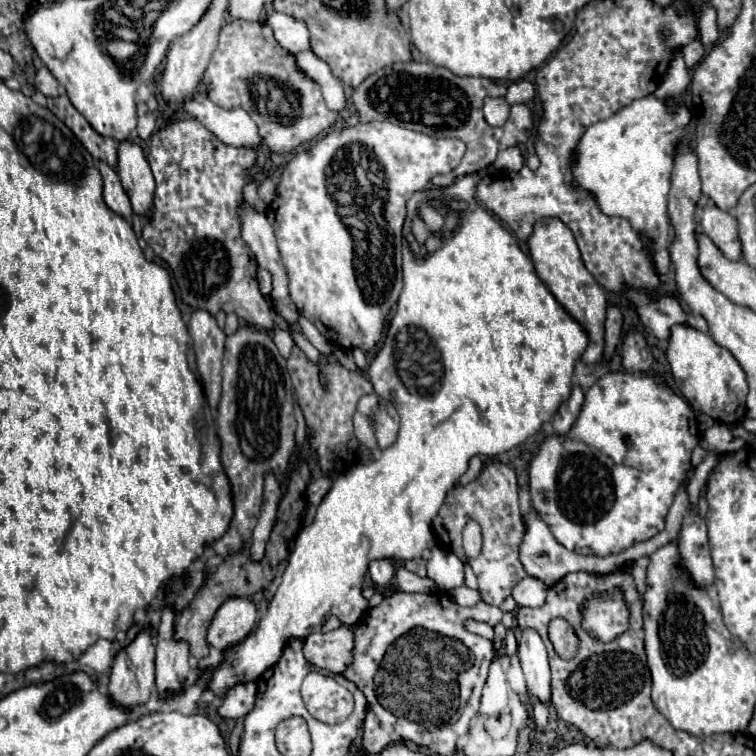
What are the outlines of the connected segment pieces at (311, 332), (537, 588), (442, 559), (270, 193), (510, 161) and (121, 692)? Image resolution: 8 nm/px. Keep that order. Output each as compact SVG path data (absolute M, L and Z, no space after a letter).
M300 317L298 327L302 329L304 337L306 337L306 339L308 339L324 357L330 357L330 355L332 355L332 345L328 343L328 339L324 339L324 337L320 335L320 331L316 331L316 327L314 327L312 323L308 323L308 319Z
M526 577L512 589L512 597L520 607L542 607L546 599L546 591L548 587L544 587L544 583L540 583L538 579Z
M444 545L432 547L432 557L426 567L428 577L444 591L464 585L464 563Z
M266 177L266 179L264 179L264 183L262 183L260 189L258 189L258 195L260 195L260 199L262 199L264 203L270 203L270 201L274 199L274 195L276 195L276 187L274 187L272 177Z
M516 147L500 151L498 159L494 161L496 169L508 169L508 171L518 171L522 165L524 165L524 159L520 157L520 151Z
M150 627L142 629L128 647L124 647L116 653L112 671L110 671L110 683L108 683L108 695L112 697L112 701L116 705L132 709L150 699L150 695L154 691L154 651L156 651L152 639L154 639L154 635L150 633Z

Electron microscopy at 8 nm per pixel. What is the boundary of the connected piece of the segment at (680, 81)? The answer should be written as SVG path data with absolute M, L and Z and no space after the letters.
M678 51L674 57L672 57L672 63L670 63L670 69L668 69L668 75L664 79L664 83L660 83L660 87L654 91L654 95L658 99L670 99L670 97L680 97L686 87L690 83L690 73L684 65L684 59L682 59L682 53Z

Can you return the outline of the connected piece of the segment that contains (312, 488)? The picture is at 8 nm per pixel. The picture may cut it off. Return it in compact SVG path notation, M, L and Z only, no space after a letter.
M322 475L320 479L312 481L312 483L308 485L308 491L306 491L308 501L310 501L312 505L318 505L318 503L320 503L320 499L322 499L322 497L328 493L330 485L332 485L332 479L330 479L328 475Z

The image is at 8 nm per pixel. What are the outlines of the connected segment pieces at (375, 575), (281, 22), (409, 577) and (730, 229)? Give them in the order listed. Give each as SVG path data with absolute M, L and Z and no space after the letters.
M378 559L378 561L372 561L368 565L368 573L372 571L372 581L378 585L378 587L388 587L392 583L392 577L394 577L394 565L390 559Z
M272 13L272 15L268 15L266 21L274 29L276 41L286 51L292 51L296 55L300 51L310 49L310 31L304 21L296 21L294 17L290 17L286 13Z
M400 567L396 571L396 579L394 579L394 585L398 587L398 591L404 591L404 593L416 593L416 591L430 591L432 589L432 583L428 585L428 579L422 579L418 575L412 575L410 571L406 571L404 567Z
M706 205L702 211L700 229L730 261L740 259L742 245L738 239L738 221L730 213L720 211L716 205Z

